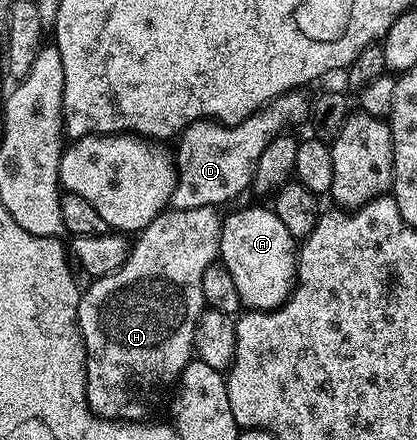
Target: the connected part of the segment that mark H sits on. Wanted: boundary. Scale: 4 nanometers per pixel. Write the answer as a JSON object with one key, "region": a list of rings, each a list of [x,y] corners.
{"region":[[[180,207],[162,211],[156,219],[138,232],[139,239],[130,244],[127,260],[111,275],[98,276],[79,297],[79,332],[87,350],[87,403],[92,411],[103,419],[125,419],[128,421],[143,421],[159,402],[162,401],[162,391],[170,392],[176,386],[179,375],[193,359],[193,344],[195,342],[195,326],[199,316],[205,310],[203,294],[201,293],[201,276],[211,263],[219,259],[219,234],[223,228],[220,212],[213,207],[198,207],[197,209],[181,209]]]}

